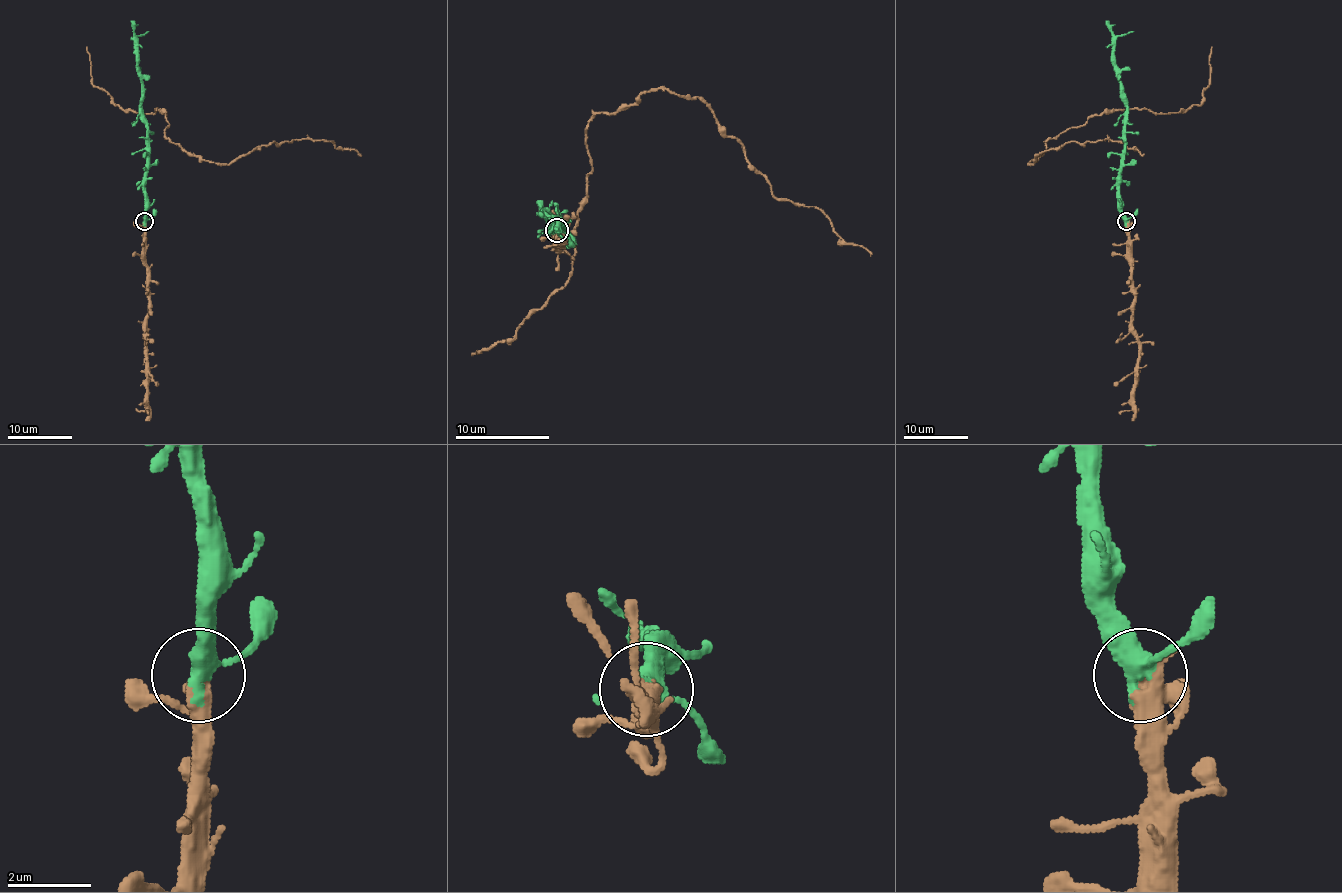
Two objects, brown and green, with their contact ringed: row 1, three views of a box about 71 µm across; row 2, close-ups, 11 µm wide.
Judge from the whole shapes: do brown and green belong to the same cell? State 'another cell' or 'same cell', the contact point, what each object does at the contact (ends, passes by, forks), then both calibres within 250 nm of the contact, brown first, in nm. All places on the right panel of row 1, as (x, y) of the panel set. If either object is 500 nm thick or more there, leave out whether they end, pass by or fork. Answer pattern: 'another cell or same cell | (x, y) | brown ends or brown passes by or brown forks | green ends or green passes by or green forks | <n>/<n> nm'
same cell | (1126, 221) | 550/420 nm

